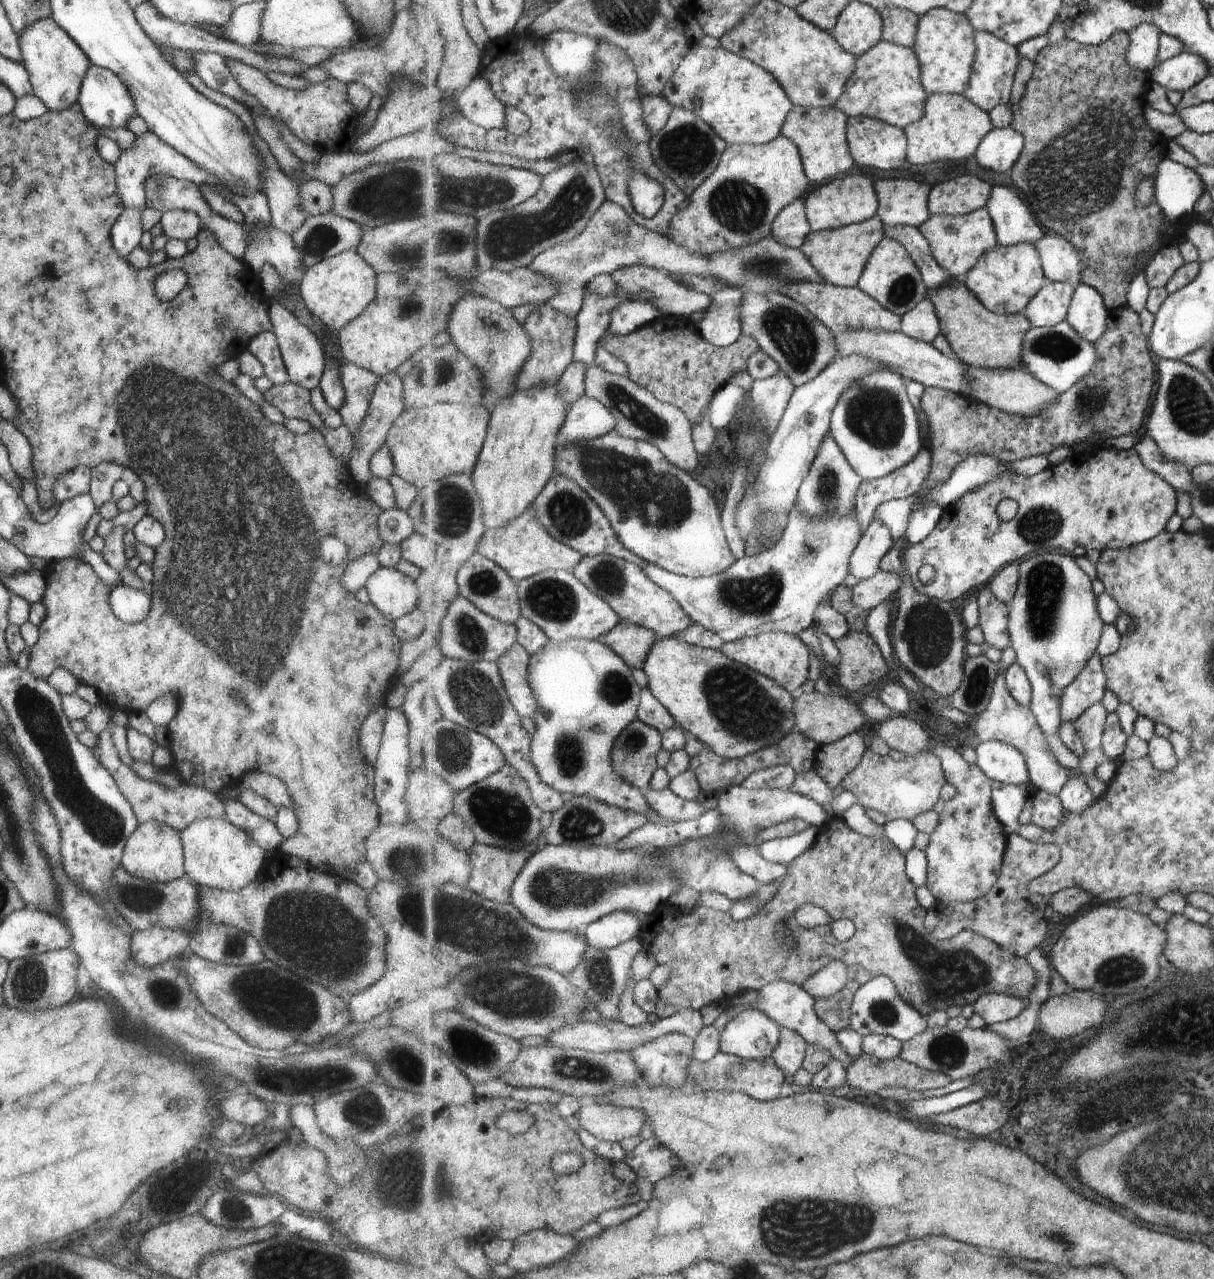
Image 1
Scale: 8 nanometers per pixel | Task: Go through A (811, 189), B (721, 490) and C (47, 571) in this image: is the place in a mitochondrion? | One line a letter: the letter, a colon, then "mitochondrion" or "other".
A: other
B: other
C: other

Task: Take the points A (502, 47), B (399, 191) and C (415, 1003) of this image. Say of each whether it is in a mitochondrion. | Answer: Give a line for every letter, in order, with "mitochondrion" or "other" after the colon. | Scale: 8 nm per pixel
A: other
B: mitochondrion
C: other

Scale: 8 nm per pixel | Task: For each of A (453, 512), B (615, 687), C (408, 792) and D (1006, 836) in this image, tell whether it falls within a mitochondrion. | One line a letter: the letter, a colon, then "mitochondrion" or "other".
A: mitochondrion
B: mitochondrion
C: other
D: other

